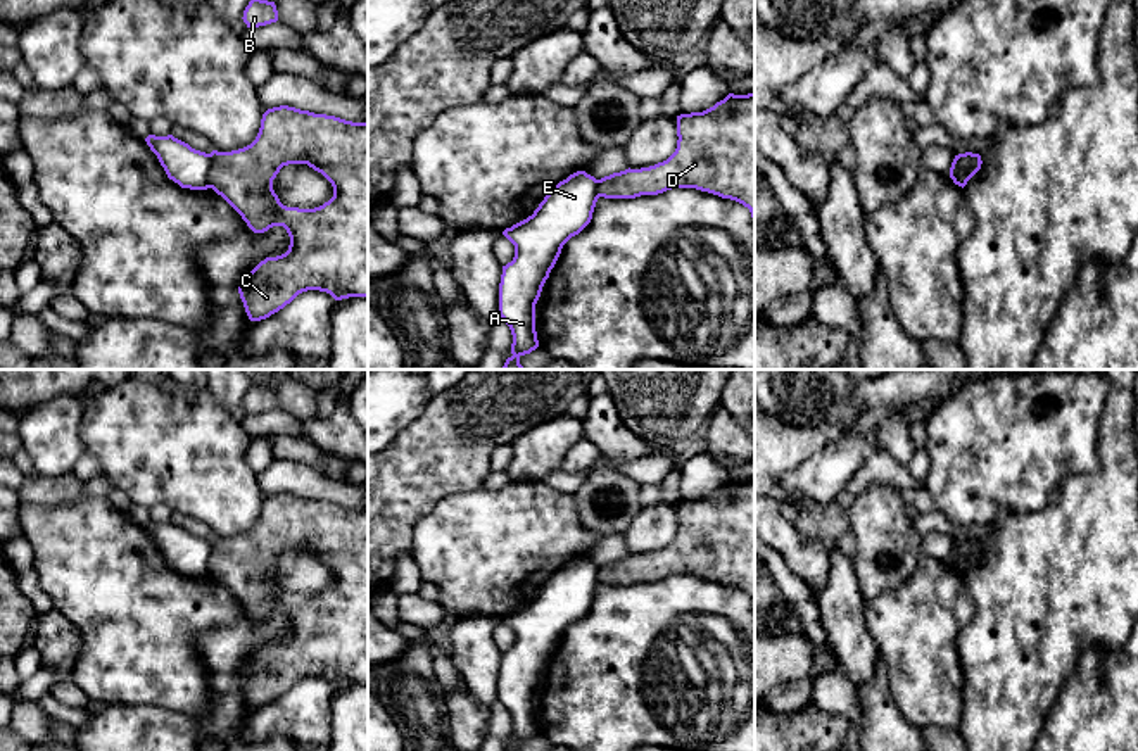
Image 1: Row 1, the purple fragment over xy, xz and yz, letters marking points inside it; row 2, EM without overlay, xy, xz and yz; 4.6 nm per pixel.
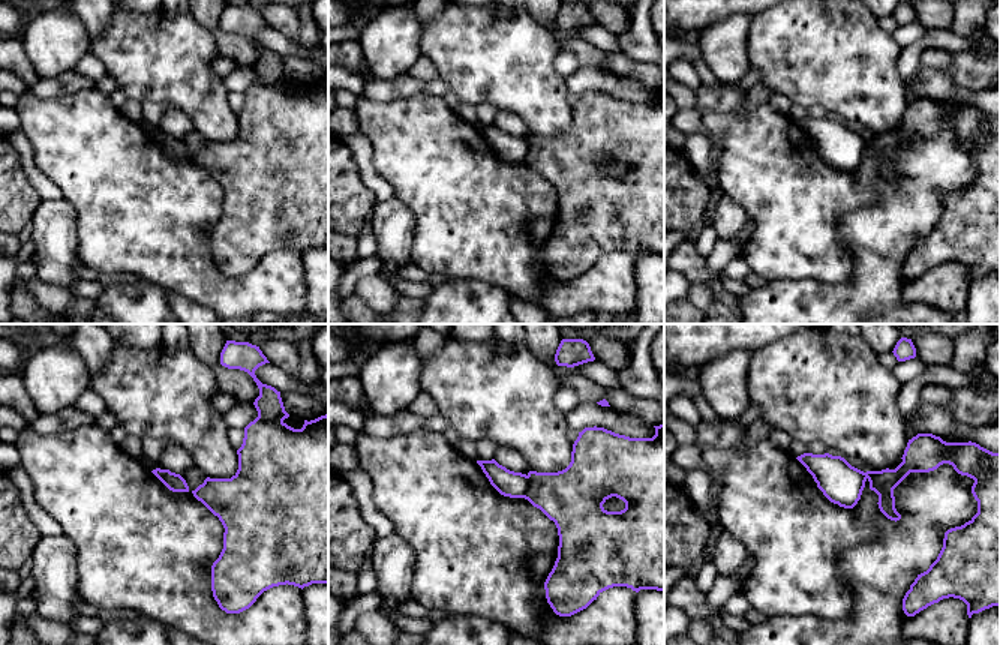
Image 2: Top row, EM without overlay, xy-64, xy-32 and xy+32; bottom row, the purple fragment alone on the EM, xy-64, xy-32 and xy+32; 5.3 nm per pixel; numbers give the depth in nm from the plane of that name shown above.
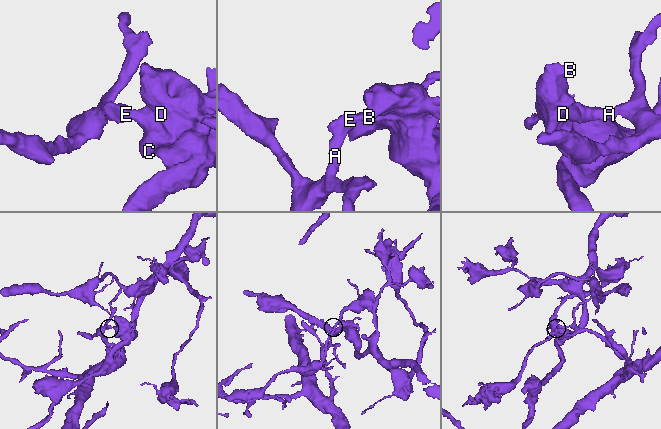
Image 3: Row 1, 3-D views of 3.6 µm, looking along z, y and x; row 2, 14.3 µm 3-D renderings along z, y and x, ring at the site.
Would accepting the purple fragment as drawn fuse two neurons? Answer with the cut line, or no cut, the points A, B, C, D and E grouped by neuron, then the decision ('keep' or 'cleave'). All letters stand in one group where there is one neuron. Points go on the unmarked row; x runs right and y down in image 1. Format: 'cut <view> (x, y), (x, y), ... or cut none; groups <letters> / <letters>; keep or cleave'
cut xy (208, 541), (211, 548), (209, 574); groups A E / B C D; cleave

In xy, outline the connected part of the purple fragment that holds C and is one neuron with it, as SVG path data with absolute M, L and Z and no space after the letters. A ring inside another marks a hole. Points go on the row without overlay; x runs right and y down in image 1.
M288 492L268 495L262 501L256 527L238 537L211 540L209 575L221 582L254 620L283 613L290 623L288 637L261 647L240 670L238 680L250 708L261 708L290 691L299 680L319 677L335 687L349 684L368 685L368 509L352 509L335 502L314 501ZM307 551L333 573L333 584L319 594L287 594L273 577L273 566L283 552Z

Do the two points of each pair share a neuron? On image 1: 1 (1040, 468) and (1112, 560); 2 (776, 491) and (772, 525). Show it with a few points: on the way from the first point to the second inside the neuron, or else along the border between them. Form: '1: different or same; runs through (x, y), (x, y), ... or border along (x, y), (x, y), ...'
1: different; border along (1093, 468), (1069, 475), (1045, 504), (1024, 511)
2: different; border along (772, 498), (779, 503)

